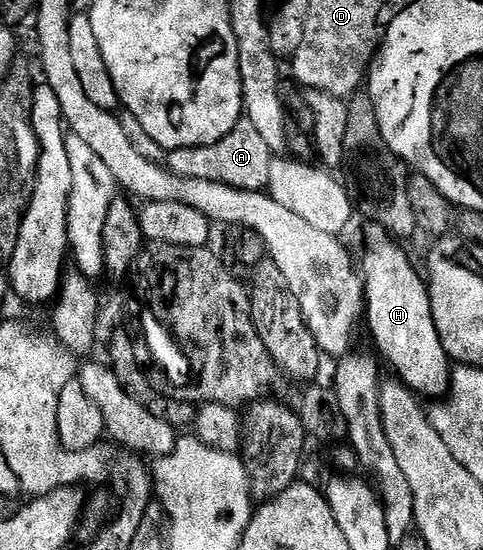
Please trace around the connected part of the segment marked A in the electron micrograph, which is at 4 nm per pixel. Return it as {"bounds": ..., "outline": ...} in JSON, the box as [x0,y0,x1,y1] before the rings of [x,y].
{"bounds":[165,116,273,191],"outline":[[[246,116],[221,140],[204,146],[181,148],[172,150],[166,155],[165,165],[177,176],[185,176],[193,180],[211,180],[217,184],[232,186],[238,190],[266,191],[269,186],[270,162],[273,159],[269,145],[264,137],[253,128],[253,124]]]}

